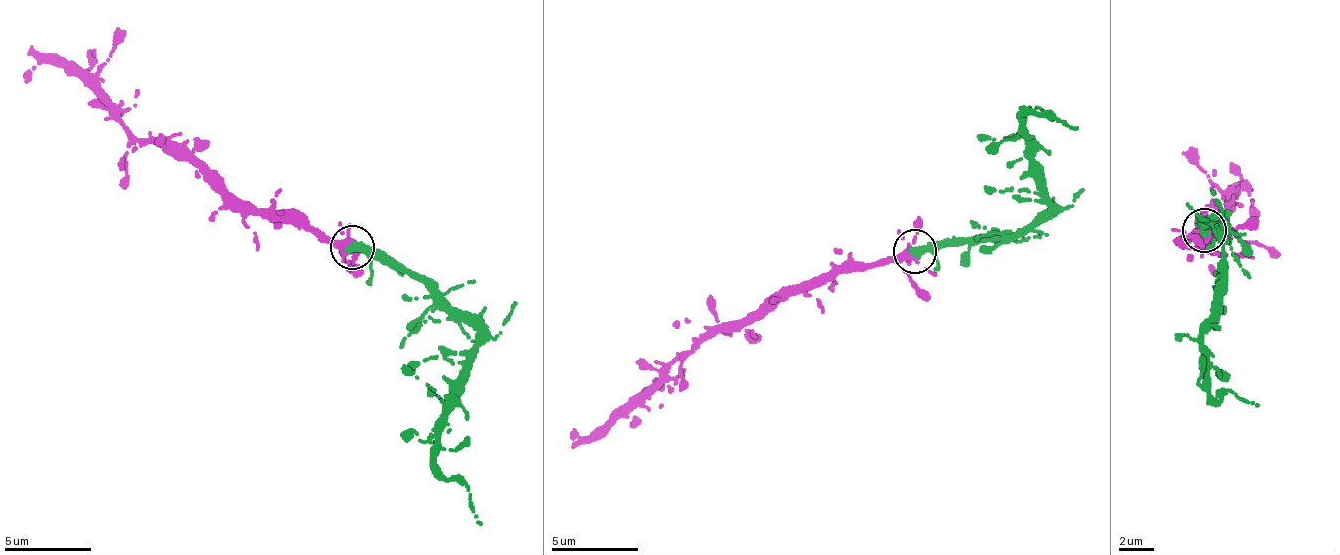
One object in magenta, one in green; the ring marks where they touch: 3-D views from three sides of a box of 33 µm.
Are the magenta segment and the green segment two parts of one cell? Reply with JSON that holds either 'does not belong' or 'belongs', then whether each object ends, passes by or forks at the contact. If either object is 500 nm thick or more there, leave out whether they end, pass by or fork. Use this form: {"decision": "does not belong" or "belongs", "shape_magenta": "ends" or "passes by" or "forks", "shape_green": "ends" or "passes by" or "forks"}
{"decision": "belongs"}

